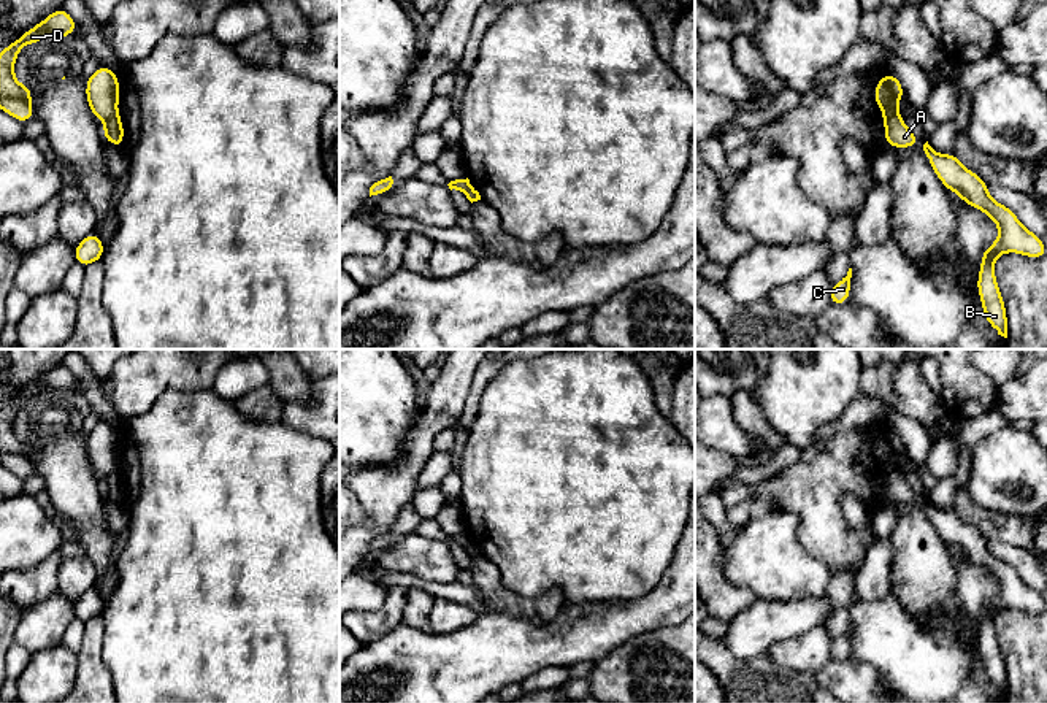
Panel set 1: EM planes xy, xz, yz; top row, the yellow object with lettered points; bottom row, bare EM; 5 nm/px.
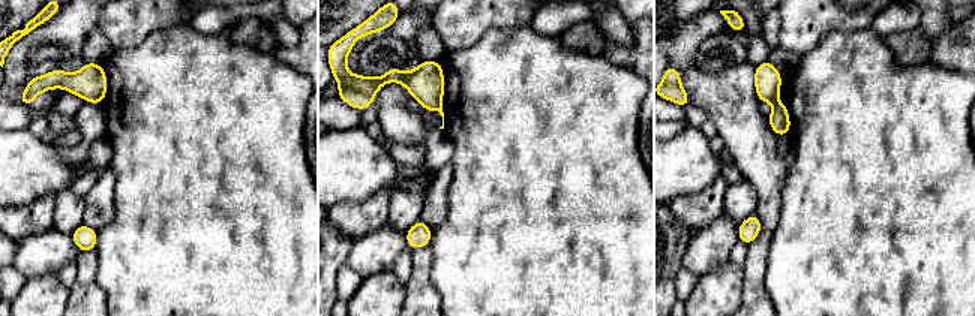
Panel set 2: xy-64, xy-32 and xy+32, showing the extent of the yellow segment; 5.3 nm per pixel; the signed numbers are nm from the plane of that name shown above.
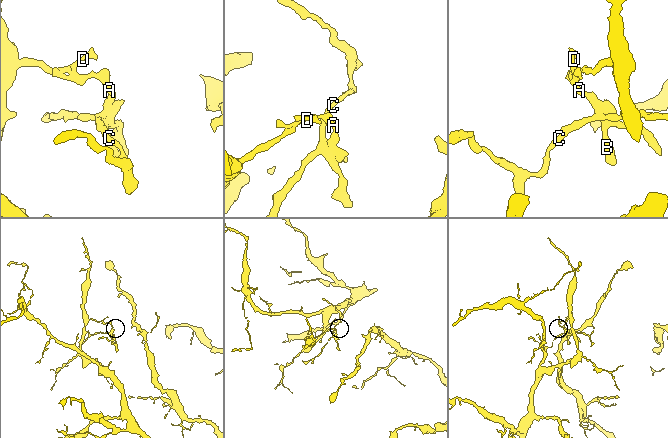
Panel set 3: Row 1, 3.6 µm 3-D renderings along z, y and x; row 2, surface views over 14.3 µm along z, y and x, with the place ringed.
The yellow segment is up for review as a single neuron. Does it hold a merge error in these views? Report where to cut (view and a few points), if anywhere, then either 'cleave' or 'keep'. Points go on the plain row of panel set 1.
cut yz (897, 467), (884, 475); cleave

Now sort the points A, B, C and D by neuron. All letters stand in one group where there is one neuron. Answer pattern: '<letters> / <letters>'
A B C / D

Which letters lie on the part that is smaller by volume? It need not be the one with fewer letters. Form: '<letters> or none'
A, B, C

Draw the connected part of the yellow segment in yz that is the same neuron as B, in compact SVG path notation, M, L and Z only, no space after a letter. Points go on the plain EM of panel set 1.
M928 497L923 500L923 506L945 544L958 547L960 557L984 567L998 581L999 590L996 597L984 605L980 614L977 647L987 678L998 690L1007 693L1006 662L995 632L995 616L998 611L1007 608L1041 614L1047 611L1047 603L1041 597L1041 592L1022 581L1012 565L988 551L990 541L977 528L965 524L957 509L938 509Z

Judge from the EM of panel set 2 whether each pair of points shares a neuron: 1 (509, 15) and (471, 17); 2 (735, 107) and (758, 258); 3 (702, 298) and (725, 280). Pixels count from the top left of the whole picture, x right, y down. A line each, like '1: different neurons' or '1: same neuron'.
1: same neuron
2: same neuron
3: same neuron

